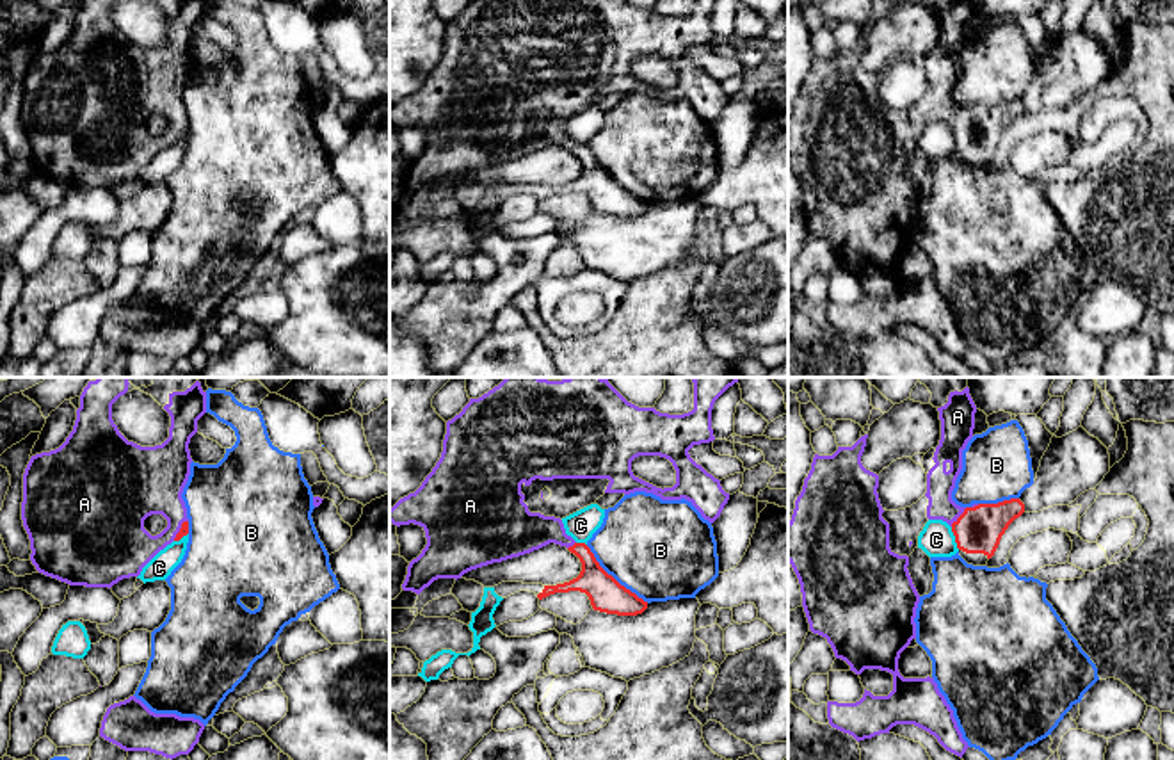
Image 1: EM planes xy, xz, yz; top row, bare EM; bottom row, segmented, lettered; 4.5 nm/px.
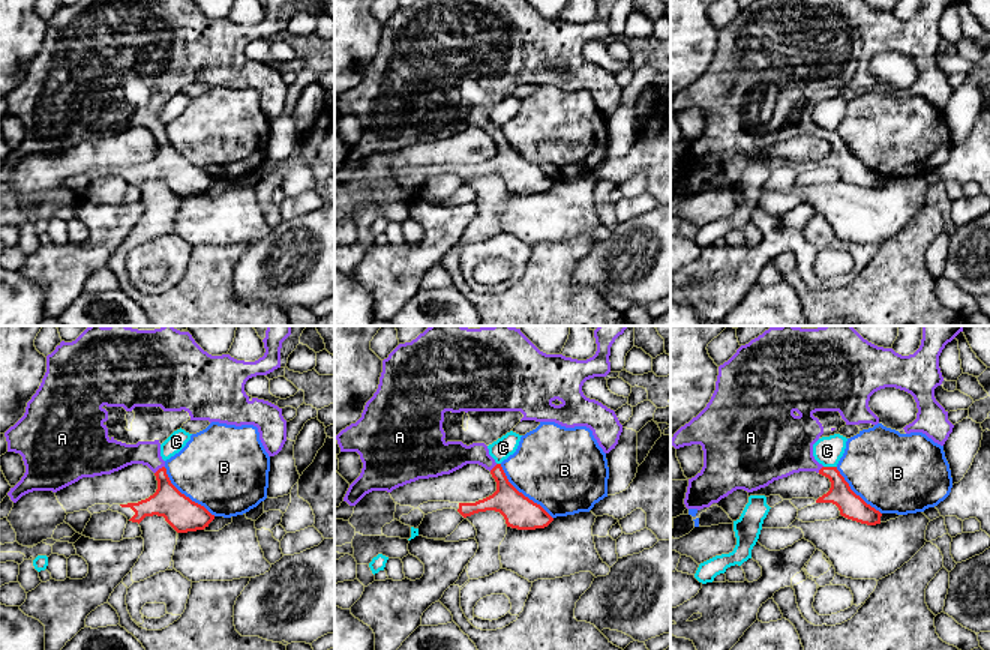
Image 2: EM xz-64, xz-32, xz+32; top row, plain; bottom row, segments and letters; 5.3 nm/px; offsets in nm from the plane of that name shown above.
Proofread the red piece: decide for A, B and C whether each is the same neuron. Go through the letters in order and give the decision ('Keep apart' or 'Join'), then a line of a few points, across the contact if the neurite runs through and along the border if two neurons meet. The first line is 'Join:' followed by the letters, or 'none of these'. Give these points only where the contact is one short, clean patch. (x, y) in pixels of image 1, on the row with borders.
Join: A
A: Join. Line: yz (979, 529), (959, 517), (940, 499), (940, 483)
B: Keep apart
C: Keep apart. Line: yz (950, 527), (959, 549)

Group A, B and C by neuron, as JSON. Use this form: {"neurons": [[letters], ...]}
{"neurons": [["A"], ["B"], ["C"]]}

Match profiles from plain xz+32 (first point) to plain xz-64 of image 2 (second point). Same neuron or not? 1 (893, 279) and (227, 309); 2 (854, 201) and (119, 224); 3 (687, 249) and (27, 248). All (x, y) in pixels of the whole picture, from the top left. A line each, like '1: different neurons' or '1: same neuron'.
1: same neuron
2: different neurons
3: different neurons

